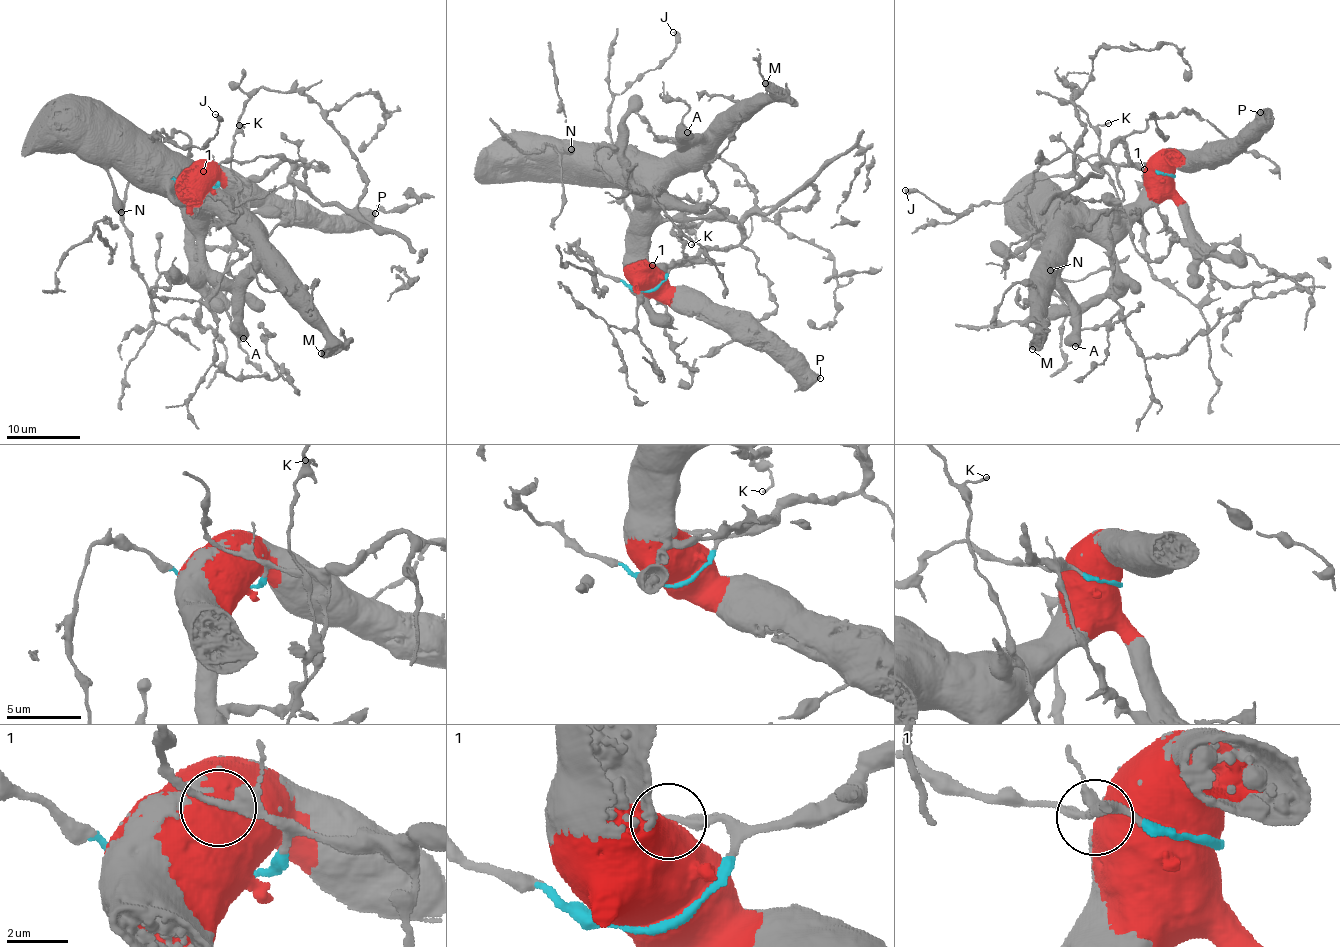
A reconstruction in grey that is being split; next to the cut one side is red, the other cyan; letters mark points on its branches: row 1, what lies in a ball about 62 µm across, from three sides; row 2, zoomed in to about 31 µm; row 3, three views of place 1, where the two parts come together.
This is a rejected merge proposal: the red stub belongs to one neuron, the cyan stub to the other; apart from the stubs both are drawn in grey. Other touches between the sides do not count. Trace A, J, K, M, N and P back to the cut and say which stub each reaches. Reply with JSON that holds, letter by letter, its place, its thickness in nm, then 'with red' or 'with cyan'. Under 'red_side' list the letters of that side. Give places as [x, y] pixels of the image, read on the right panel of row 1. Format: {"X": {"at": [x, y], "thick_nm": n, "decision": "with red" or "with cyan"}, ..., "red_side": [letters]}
{"A": {"at": [1075, 346], "thick_nm": 700, "decision": "with red"}, "J": {"at": [905, 190], "thick_nm": 320, "decision": "with cyan"}, "K": {"at": [1108, 123], "thick_nm": 130, "decision": "with cyan"}, "M": {"at": [1032, 349], "thick_nm": 460, "decision": "with red"}, "N": {"at": [1050, 270], "thick_nm": 650, "decision": "with red"}, "P": {"at": [1260, 112], "thick_nm": 600, "decision": "with red"}, "red_side": ["A", "M", "N", "P"]}

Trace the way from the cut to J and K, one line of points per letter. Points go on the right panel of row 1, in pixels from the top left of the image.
J: (1173, 176), (1085, 157), (1067, 174), (1031, 180), (998, 203), (983, 202), (961, 215), (905, 189)
K: (1173, 176), (1132, 162), (1120, 139), (1102, 174), (1082, 178), (1078, 87), (1066, 82), (1092, 126), (1107, 122)

